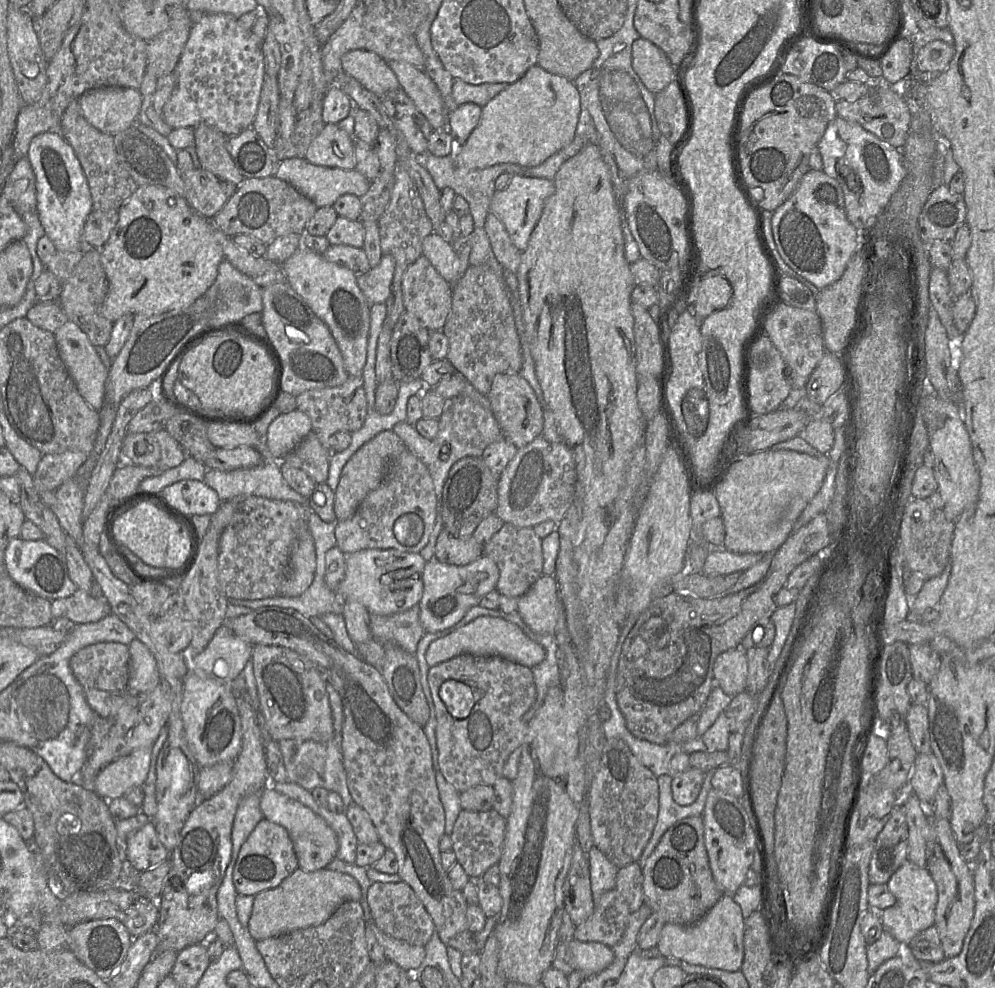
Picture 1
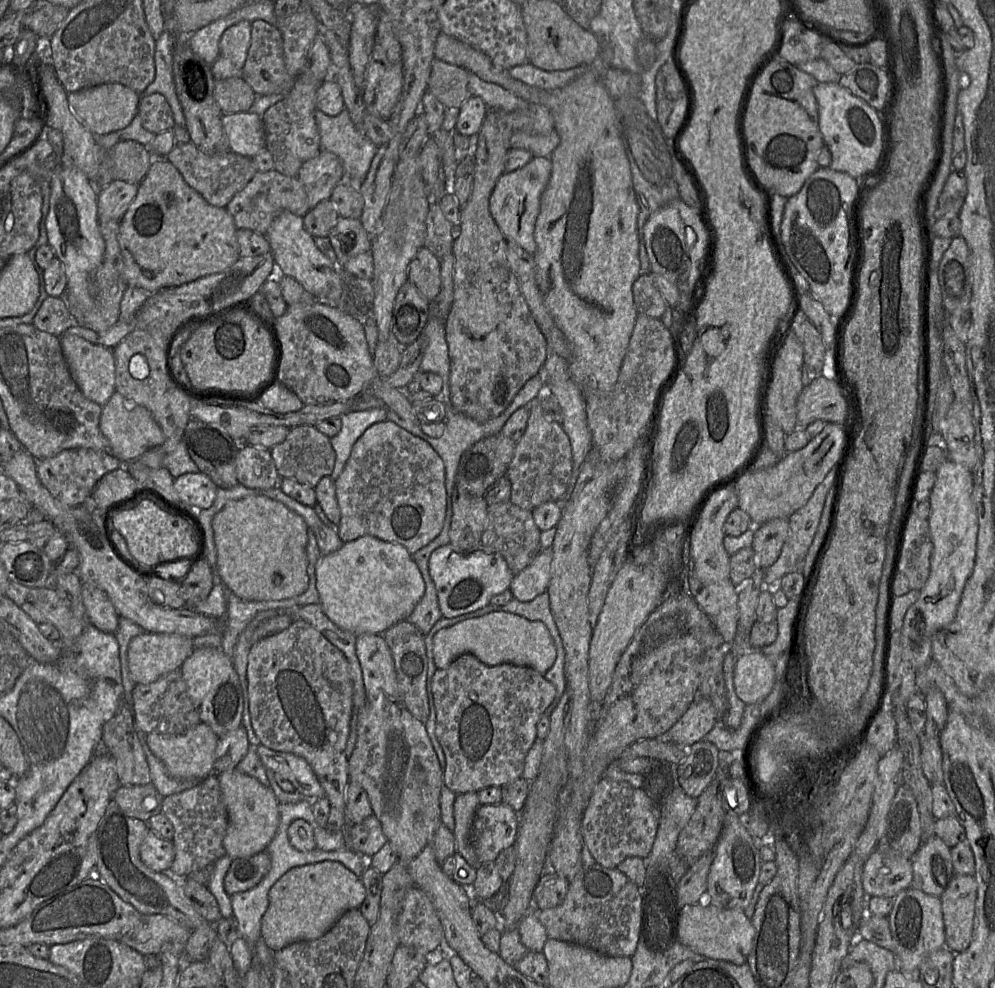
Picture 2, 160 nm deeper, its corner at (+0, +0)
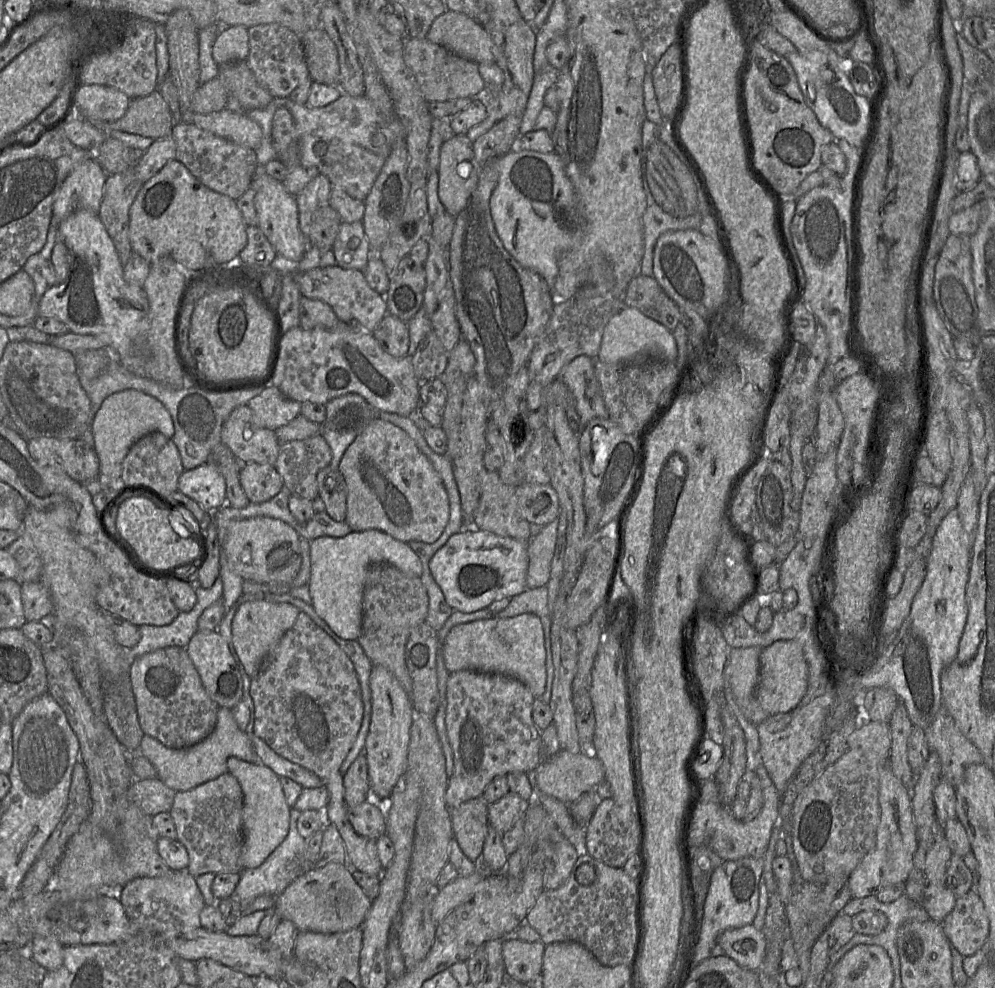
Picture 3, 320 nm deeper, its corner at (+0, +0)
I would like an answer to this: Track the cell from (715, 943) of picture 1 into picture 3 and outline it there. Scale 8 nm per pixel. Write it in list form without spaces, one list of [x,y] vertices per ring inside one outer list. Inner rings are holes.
[[[752,923],[725,930],[718,936],[717,945],[723,948],[726,956],[745,969],[758,971],[762,967],[766,954],[766,937]]]

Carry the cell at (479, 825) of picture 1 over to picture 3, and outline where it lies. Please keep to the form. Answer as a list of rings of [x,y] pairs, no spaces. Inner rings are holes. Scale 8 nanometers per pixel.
[[[509,791],[496,802],[488,804],[489,827],[503,835],[516,823],[522,822],[528,803],[529,801],[522,799],[517,793]]]

